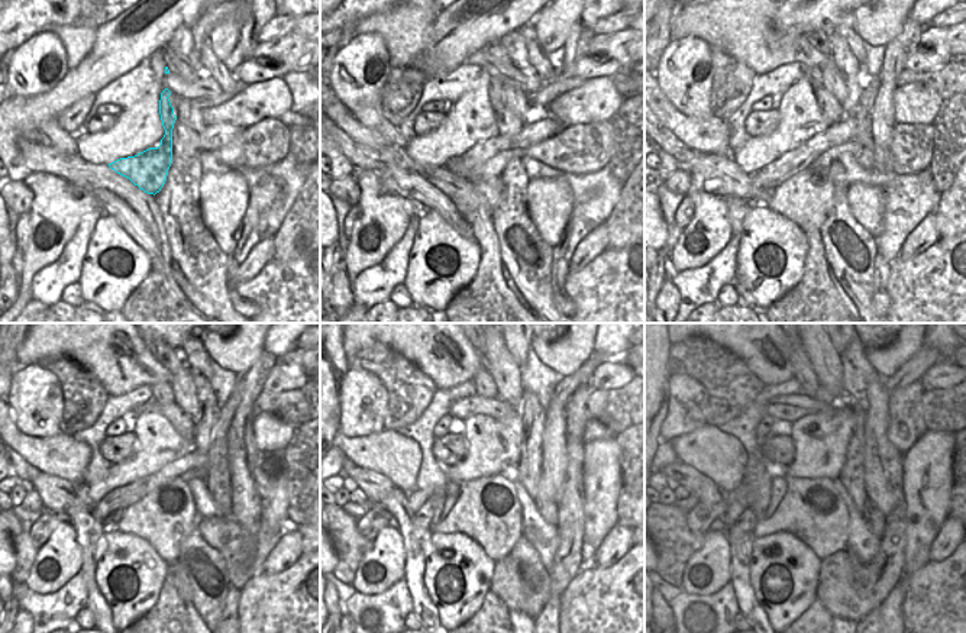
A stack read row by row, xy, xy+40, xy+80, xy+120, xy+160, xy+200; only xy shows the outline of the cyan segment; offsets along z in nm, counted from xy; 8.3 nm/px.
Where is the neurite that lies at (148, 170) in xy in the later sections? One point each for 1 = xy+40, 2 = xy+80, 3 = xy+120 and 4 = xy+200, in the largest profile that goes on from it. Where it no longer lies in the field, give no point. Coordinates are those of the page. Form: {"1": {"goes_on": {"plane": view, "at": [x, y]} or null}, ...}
{"1": {"goes_on": {"plane": "xy+40", "at": [493, 167]}}, "2": {"goes_on": {"plane": "xy+80", "at": [813, 74]}}, "3": {"goes_on": {"plane": "xy+120", "at": [162, 391]}}, "4": {"goes_on": {"plane": "xy+200", "at": [804, 374]}}}

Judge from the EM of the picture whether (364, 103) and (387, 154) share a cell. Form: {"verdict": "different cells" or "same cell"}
{"verdict": "different cells"}

